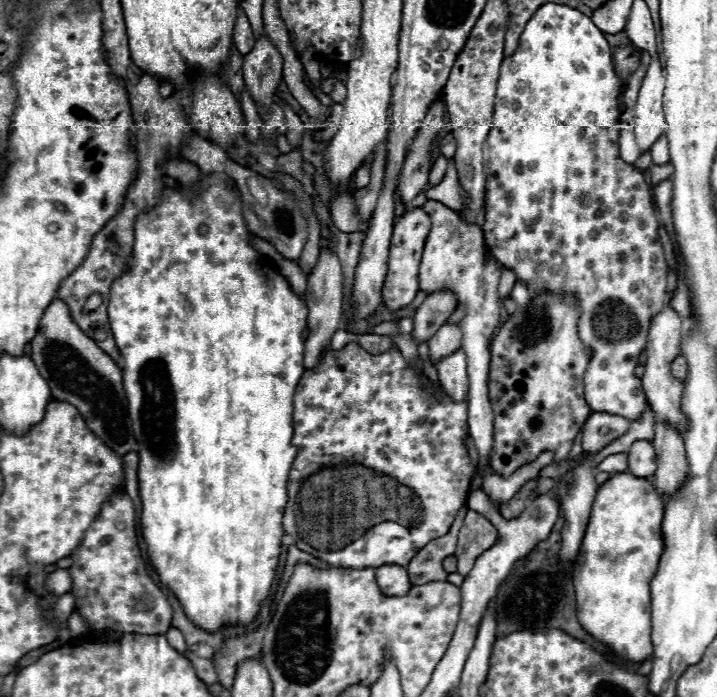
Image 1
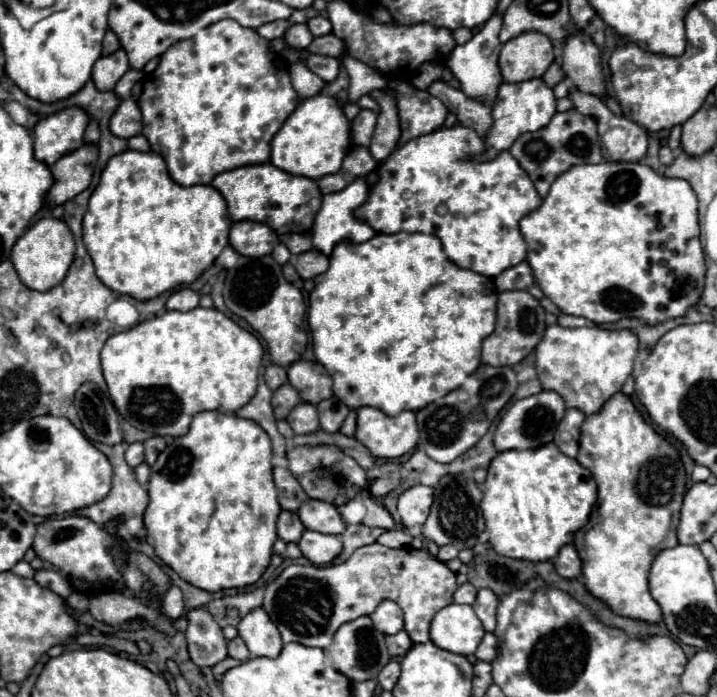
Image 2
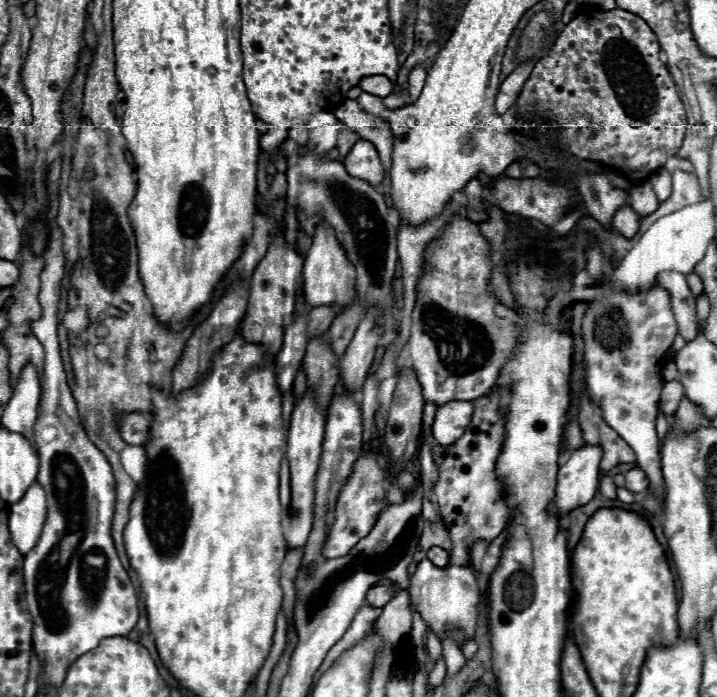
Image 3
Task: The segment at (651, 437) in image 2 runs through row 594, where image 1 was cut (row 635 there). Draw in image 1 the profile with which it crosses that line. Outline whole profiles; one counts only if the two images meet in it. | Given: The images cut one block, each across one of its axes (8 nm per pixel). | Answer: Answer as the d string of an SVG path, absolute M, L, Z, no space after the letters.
M630 472L616 474L598 488L576 558L574 590L580 624L596 640L610 644L618 658L630 662L644 662L652 654L650 580L664 552L660 534L662 516L662 494L652 482Z

